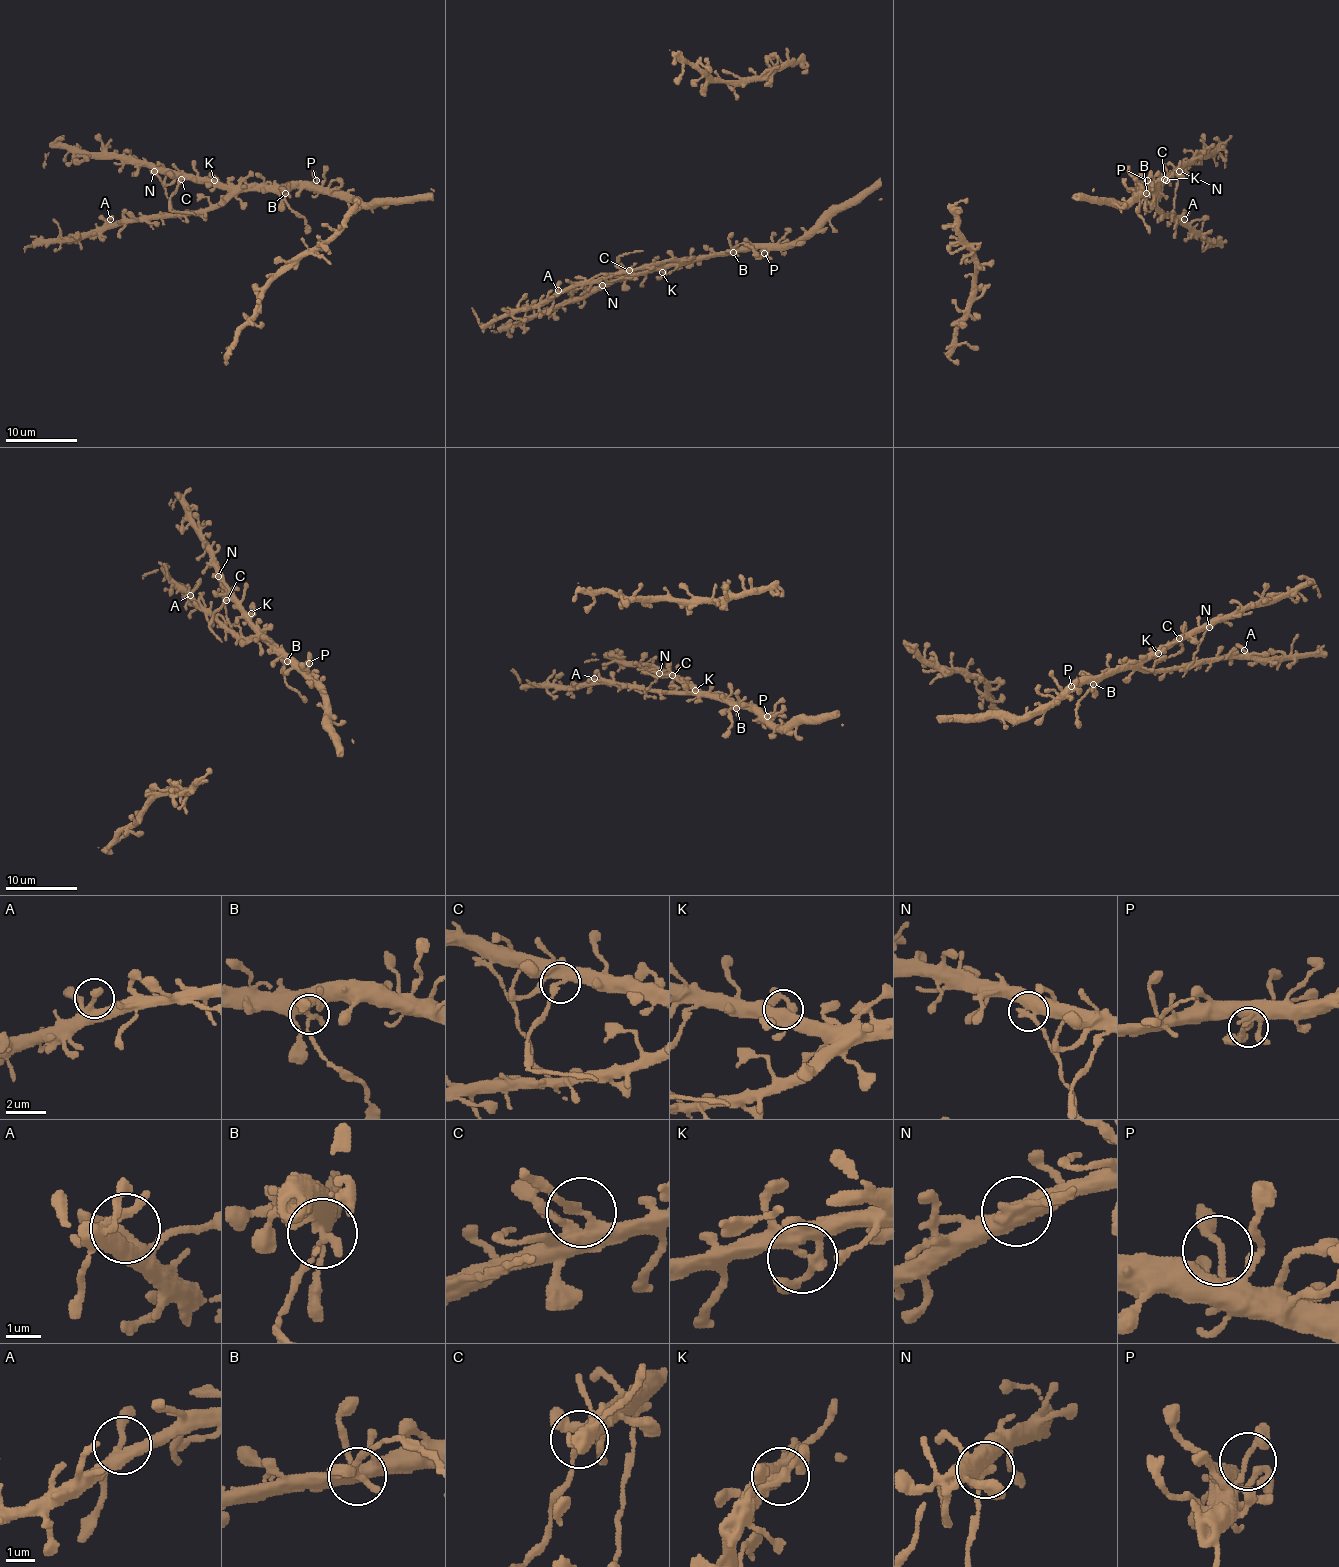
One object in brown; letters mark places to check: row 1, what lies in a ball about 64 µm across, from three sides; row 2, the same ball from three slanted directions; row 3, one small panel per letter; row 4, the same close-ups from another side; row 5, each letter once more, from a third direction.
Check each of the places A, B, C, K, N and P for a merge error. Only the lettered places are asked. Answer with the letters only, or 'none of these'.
B, C, N

